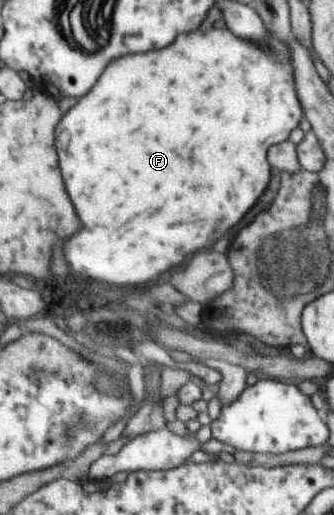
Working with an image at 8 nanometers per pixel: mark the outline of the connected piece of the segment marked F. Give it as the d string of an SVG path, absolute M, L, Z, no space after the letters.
M227 25L224 28L211 26L205 33L195 31L193 35L183 35L181 39L177 39L177 43L161 51L149 51L145 55L125 55L125 59L117 59L113 67L105 69L105 75L101 75L99 79L101 83L98 81L87 97L79 99L64 113L56 129L55 147L63 181L69 187L69 195L77 207L80 222L85 225L85 229L65 245L67 262L73 267L73 273L77 277L110 283L111 292L121 289L123 285L143 287L147 281L156 280L169 269L179 267L195 251L211 247L211 243L219 241L225 233L239 225L243 215L247 215L255 207L255 203L265 193L271 181L271 165L267 159L267 151L273 145L286 142L291 133L299 127L304 116L289 43L269 31L268 47L260 46L255 40L239 37Z

